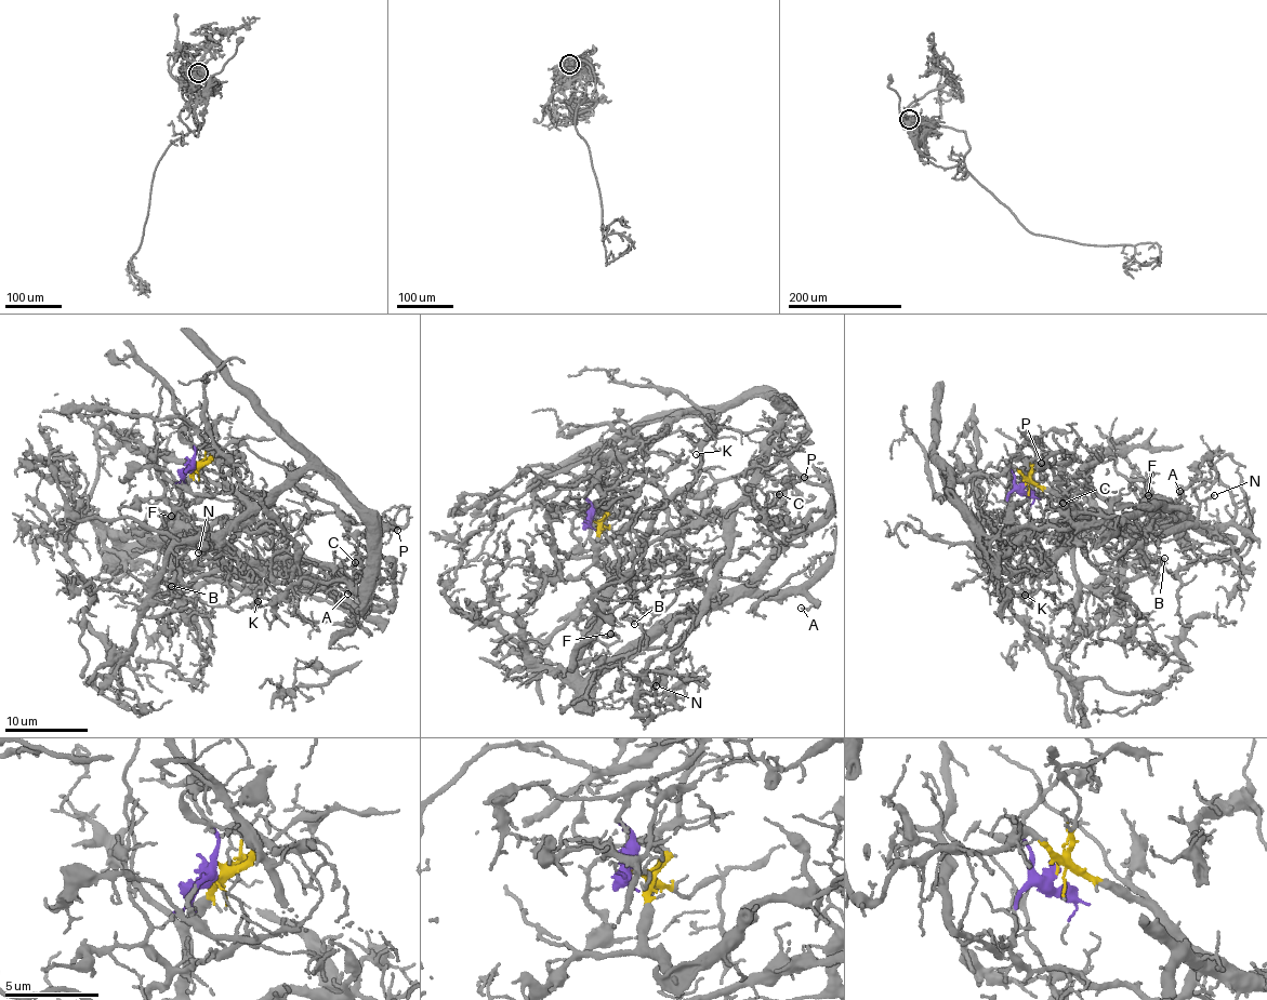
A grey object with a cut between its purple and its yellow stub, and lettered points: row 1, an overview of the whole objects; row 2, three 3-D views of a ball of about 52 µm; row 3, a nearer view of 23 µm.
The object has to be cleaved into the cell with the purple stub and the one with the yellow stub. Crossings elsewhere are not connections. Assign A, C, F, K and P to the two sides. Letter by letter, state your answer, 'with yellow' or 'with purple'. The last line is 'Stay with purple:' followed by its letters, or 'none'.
A: with yellow
C: with yellow
F: with yellow
K: with yellow
P: with purple
Stay with purple: P

